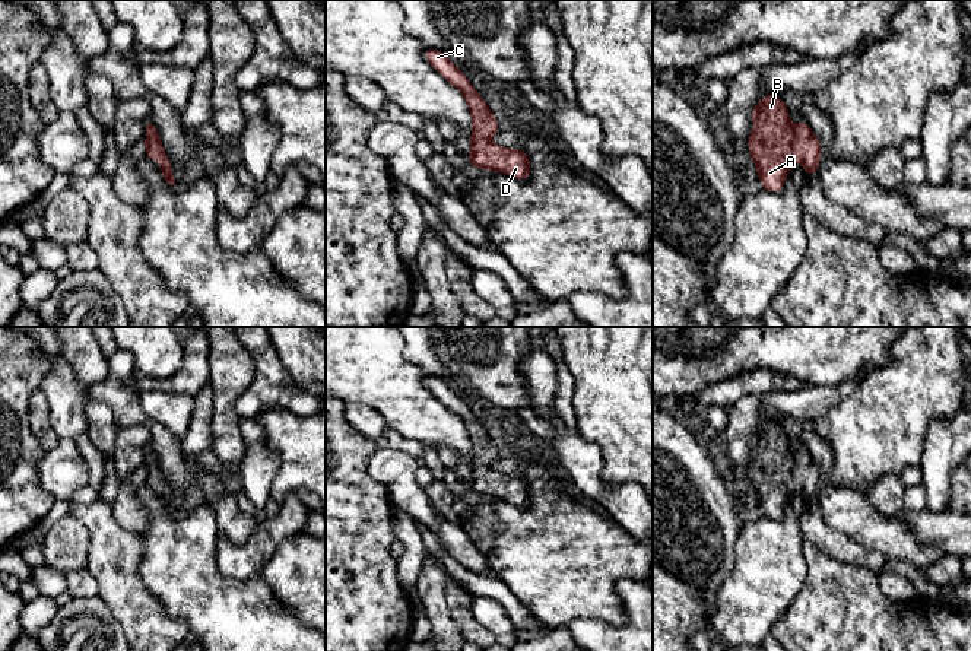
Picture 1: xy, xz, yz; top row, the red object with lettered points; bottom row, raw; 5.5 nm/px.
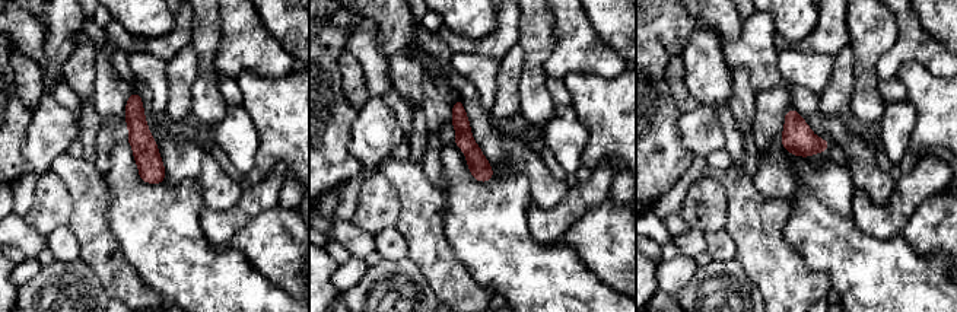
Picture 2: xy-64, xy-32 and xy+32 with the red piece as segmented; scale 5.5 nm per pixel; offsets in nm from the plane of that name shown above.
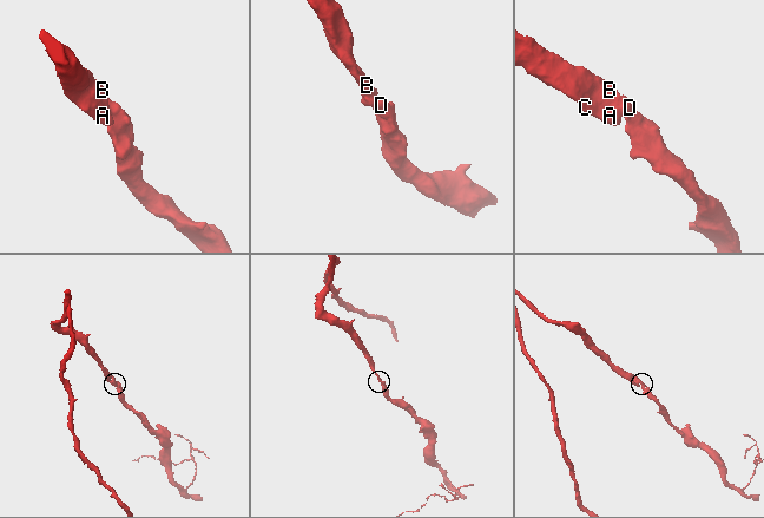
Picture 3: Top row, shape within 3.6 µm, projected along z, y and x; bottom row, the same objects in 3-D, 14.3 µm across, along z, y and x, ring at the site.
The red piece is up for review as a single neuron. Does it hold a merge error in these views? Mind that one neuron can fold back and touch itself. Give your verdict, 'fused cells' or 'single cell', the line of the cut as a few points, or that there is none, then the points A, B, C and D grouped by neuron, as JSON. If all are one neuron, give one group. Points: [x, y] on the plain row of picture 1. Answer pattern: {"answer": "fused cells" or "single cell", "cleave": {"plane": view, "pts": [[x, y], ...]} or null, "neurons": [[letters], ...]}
{"answer": "single cell", "cleave": null, "neurons": [["A", "B", "C", "D"]]}

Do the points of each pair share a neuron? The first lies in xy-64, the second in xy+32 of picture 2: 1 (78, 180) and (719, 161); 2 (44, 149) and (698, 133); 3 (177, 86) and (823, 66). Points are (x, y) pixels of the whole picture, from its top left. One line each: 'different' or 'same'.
1: different
2: same
3: different

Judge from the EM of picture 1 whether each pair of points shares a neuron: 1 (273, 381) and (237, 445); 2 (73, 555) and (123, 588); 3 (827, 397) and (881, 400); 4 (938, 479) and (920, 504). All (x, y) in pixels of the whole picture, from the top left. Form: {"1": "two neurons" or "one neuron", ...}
{"1": "two neurons", "2": "two neurons", "3": "two neurons", "4": "two neurons"}

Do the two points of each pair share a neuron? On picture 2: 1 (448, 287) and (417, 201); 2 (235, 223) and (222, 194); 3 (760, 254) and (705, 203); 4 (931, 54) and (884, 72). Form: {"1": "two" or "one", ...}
{"1": "one", "2": "two", "3": "two", "4": "one"}

